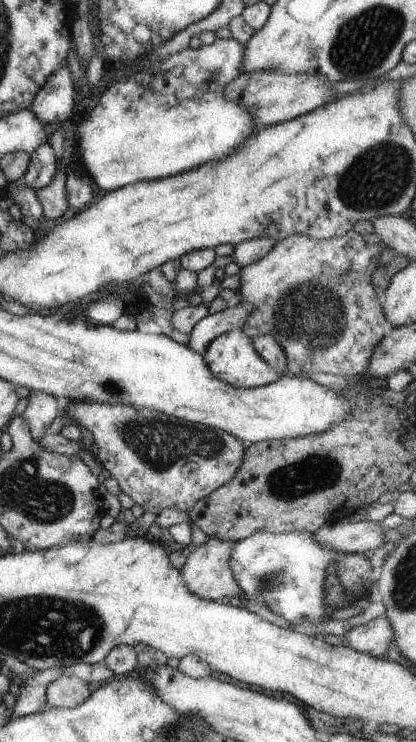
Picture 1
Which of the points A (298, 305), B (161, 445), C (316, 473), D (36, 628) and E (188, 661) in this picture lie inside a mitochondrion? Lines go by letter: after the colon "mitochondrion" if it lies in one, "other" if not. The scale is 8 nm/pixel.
A: mitochondrion
B: mitochondrion
C: mitochondrion
D: mitochondrion
E: other

